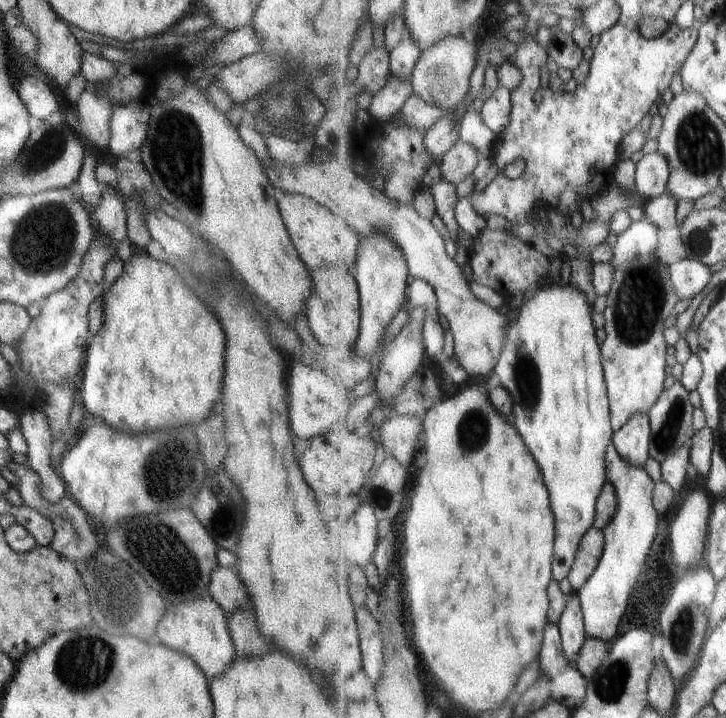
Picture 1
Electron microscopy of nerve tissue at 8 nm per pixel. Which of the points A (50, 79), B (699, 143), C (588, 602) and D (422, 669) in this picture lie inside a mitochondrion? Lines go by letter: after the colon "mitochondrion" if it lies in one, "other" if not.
A: other
B: mitochondrion
C: other
D: other

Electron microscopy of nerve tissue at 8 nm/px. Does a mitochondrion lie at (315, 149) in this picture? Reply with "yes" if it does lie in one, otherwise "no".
no

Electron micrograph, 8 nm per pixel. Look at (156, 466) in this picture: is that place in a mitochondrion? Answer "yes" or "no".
yes

